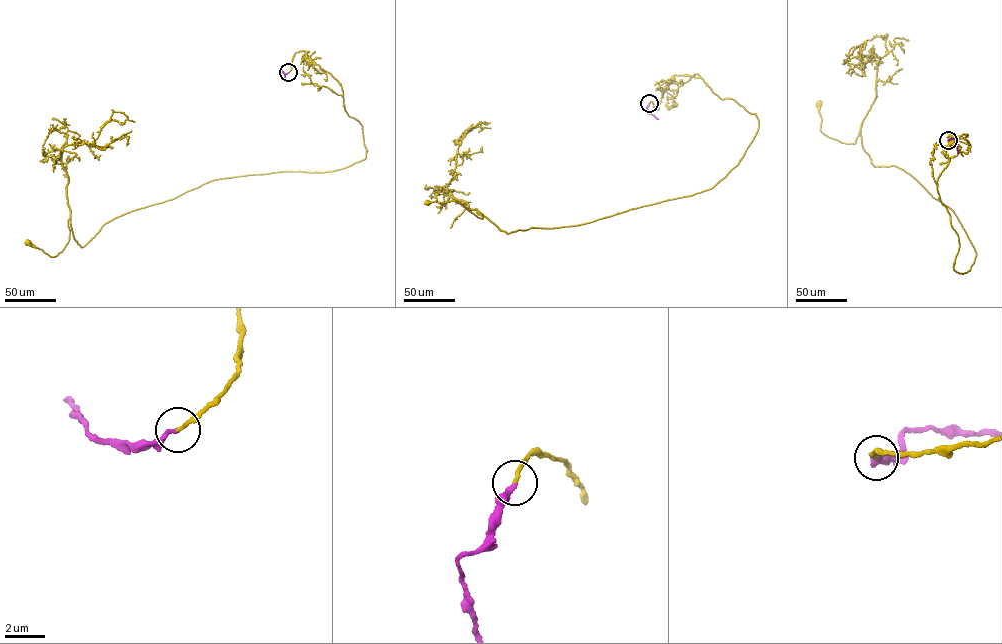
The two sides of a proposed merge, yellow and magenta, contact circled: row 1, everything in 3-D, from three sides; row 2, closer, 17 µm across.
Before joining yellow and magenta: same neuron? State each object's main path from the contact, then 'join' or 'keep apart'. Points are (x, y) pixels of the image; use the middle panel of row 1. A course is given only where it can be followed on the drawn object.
yellow runs (649, 103), (698, 74), (758, 127), (712, 188), (578, 225), (508, 233), (427, 203); magenta runs (649, 103), (648, 112), (658, 119); join

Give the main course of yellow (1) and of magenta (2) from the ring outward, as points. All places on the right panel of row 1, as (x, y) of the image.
1: (948, 140), (968, 134), (937, 181), (963, 273), (951, 209), (874, 165), (861, 124), (824, 134), (819, 103)
2: (948, 140), (954, 139), (958, 153)

